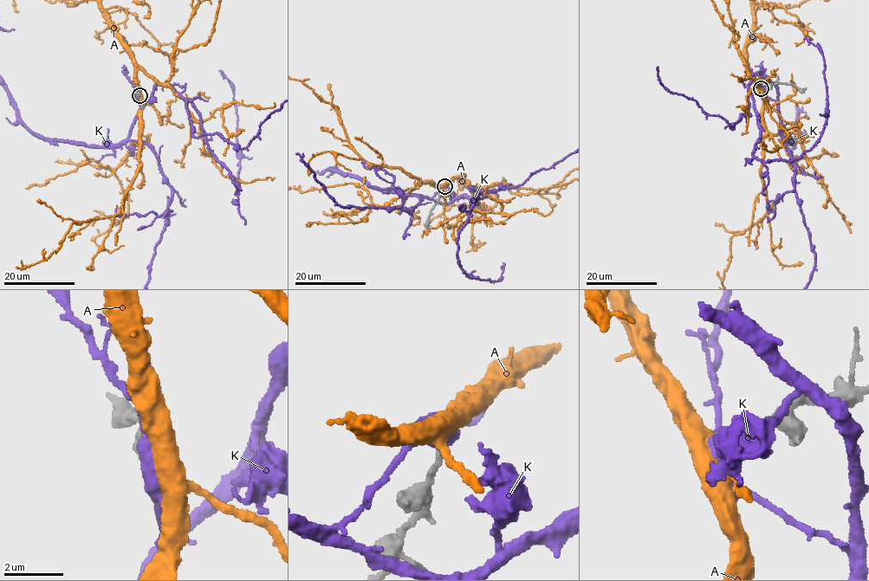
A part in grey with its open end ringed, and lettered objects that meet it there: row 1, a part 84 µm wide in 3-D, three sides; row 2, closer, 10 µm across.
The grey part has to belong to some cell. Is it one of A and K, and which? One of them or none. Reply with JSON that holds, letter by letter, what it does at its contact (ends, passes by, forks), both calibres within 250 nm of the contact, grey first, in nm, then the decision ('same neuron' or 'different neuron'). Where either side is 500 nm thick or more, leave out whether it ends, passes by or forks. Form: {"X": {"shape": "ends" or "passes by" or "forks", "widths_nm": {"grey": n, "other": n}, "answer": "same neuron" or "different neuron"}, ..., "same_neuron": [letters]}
{"A": {"shape": "passes by", "widths_nm": {"grey": 200, "other": 480}, "answer": "same neuron"}, "K": {"widths_nm": {"grey": 240, "other": 550}, "answer": "different neuron"}, "same_neuron": ["A"]}

